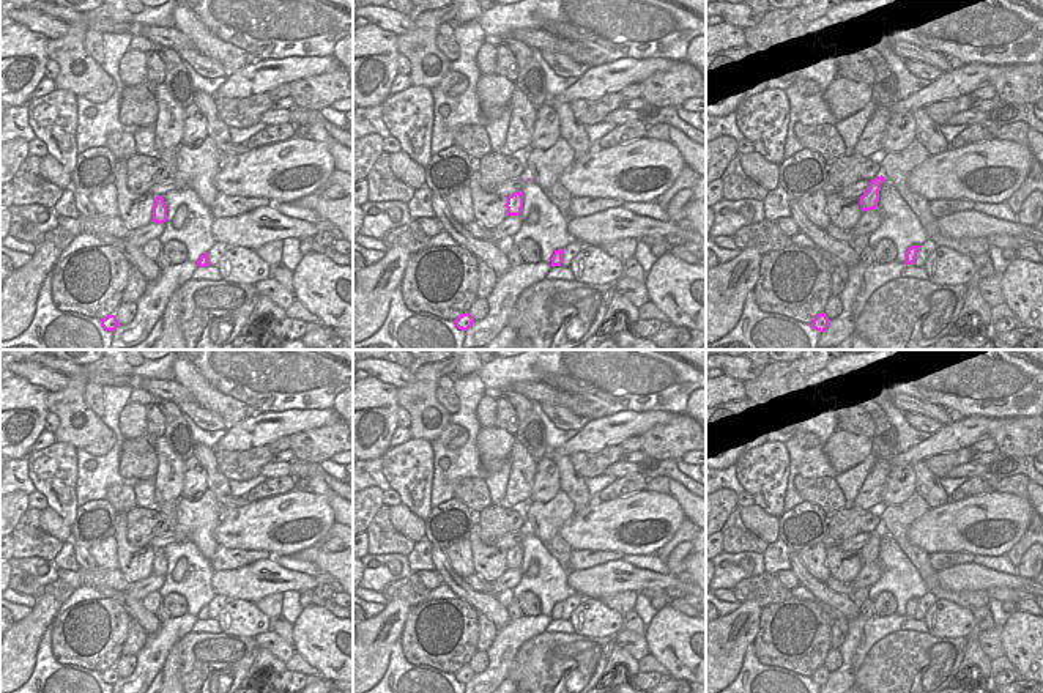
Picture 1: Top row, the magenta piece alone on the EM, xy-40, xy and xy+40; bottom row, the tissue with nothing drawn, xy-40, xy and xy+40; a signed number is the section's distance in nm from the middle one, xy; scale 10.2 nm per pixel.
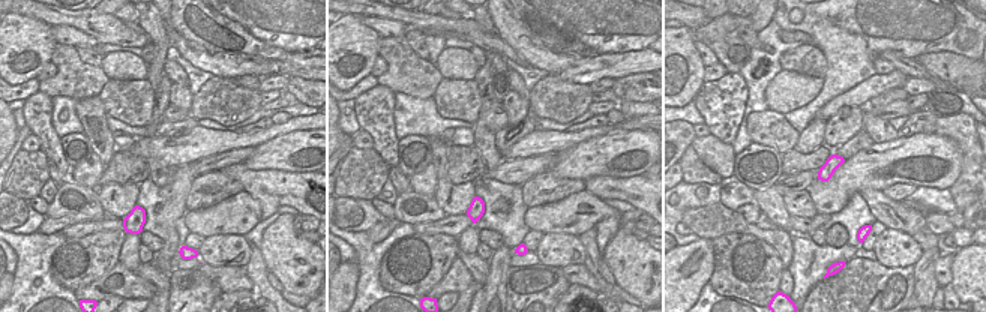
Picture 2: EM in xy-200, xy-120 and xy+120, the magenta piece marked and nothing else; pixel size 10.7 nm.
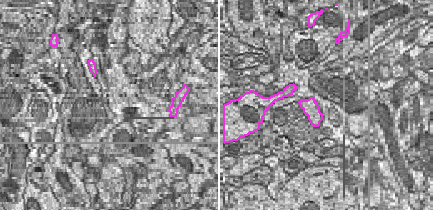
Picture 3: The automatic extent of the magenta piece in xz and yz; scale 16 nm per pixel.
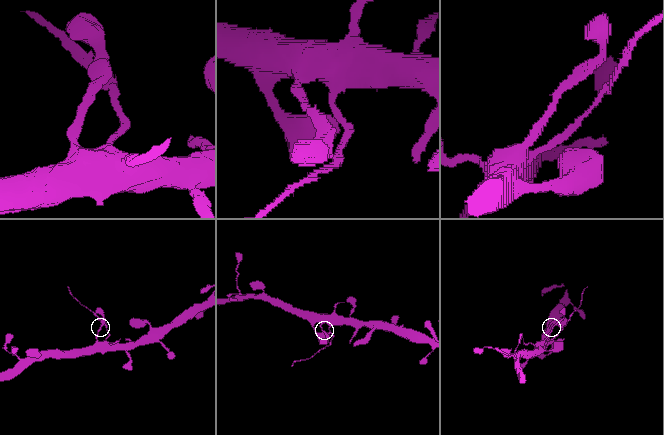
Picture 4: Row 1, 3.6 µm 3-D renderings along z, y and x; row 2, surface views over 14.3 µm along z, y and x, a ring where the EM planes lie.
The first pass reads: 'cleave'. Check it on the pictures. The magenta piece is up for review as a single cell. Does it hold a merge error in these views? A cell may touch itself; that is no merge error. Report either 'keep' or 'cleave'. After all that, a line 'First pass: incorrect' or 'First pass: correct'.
cleave
First pass: correct

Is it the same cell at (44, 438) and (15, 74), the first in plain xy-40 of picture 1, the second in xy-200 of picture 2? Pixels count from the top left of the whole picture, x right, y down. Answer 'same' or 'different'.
different

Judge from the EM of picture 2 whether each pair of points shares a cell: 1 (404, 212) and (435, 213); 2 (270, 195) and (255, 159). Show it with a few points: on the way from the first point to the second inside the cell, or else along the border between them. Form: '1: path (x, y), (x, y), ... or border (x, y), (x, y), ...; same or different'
1: path (411, 209), (428, 212); same
2: border (242, 162), (254, 170), (288, 170), (294, 173); different

